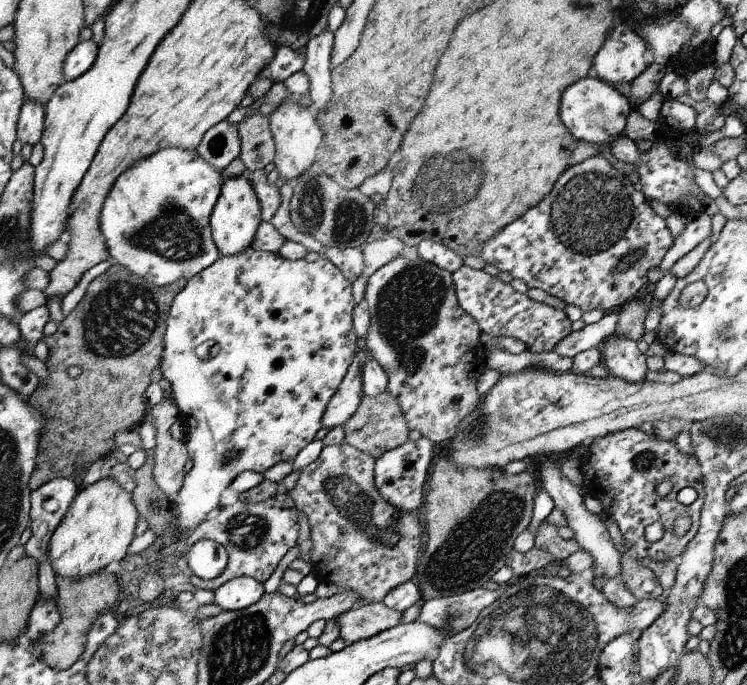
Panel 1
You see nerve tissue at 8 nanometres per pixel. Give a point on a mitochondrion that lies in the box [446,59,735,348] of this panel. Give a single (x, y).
(589, 213)

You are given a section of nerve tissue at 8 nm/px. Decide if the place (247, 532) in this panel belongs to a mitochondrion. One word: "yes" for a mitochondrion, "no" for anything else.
yes

